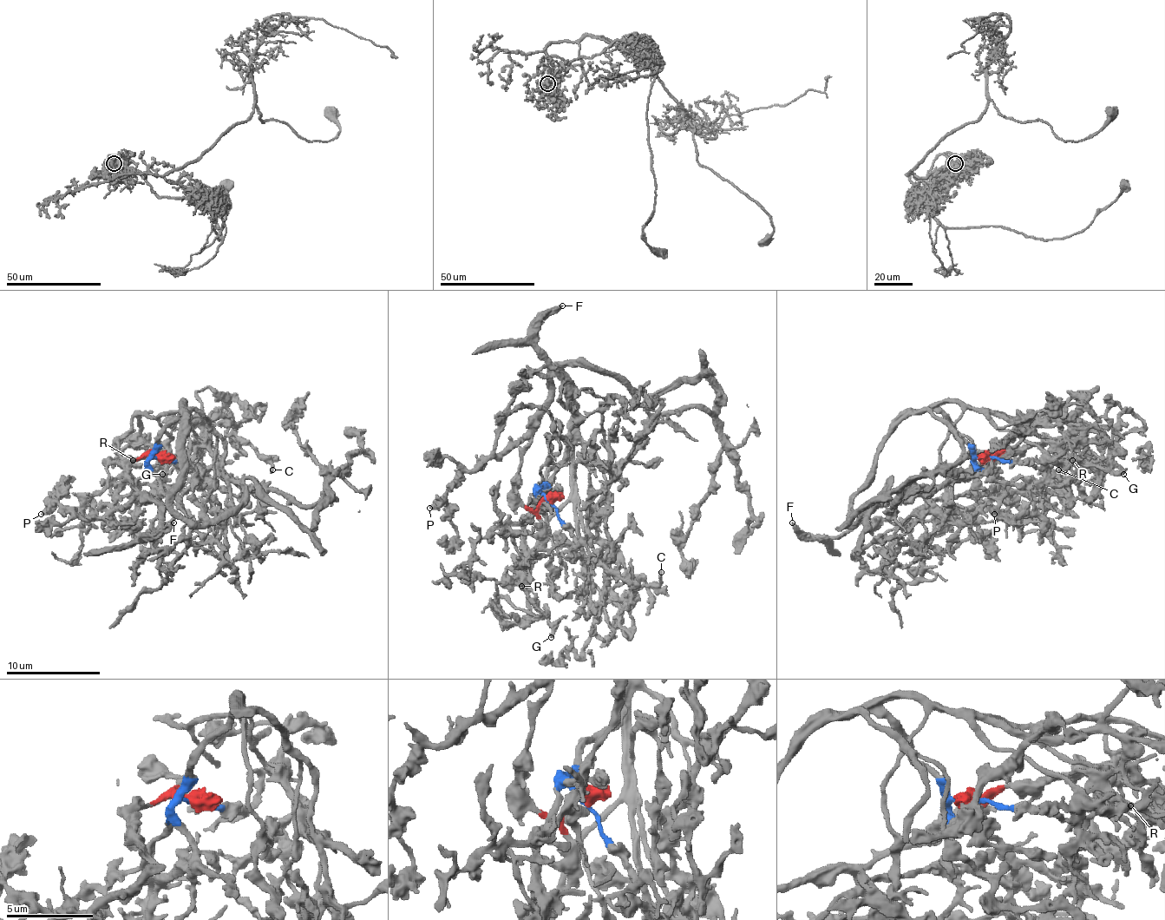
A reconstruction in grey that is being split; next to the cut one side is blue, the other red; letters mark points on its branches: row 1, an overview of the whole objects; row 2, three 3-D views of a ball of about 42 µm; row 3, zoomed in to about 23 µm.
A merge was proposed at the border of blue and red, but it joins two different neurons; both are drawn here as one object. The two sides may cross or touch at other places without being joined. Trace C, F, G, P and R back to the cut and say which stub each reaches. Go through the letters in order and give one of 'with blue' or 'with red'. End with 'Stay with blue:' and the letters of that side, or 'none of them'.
C: with blue
F: with red
G: with blue
P: with red
R: with blue
Stay with blue: C, G, R

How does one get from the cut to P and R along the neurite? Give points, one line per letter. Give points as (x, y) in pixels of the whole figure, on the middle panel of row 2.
P: (549, 501), (527, 508), (516, 491), (520, 451), (527, 443), (519, 440), (490, 459), (483, 459), (429, 508)
R: (549, 501), (544, 476), (570, 456), (570, 499), (544, 529), (527, 586), (527, 612), (546, 616), (520, 586)

